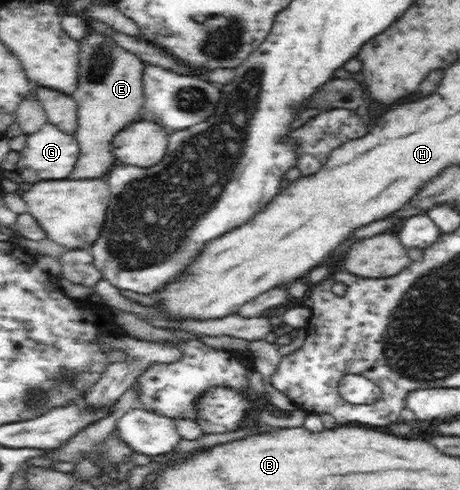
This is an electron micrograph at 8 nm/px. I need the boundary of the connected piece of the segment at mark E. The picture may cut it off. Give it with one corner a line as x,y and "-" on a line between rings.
89,30
85,38
79,41
79,80
77,88
70,94
78,106
78,127
75,138
79,140
79,160
75,164
75,170
69,178
81,180
81,178
99,178
105,172
109,172
111,164
115,164
115,158
111,154
111,140
113,136
123,130
129,122
135,122
139,110
144,106
143,69
144,61
136,54
119,46
112,38
103,36
94,30

